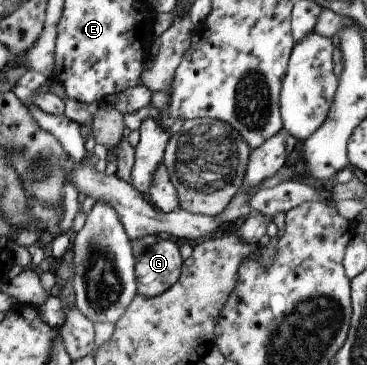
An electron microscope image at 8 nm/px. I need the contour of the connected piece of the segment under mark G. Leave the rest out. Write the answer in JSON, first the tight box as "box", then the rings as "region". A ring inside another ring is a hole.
{"box":[132,235,183,298],"region":[[[148,235],[132,241],[136,259],[137,294],[150,298],[166,292],[178,279],[183,265],[177,242]]]}

